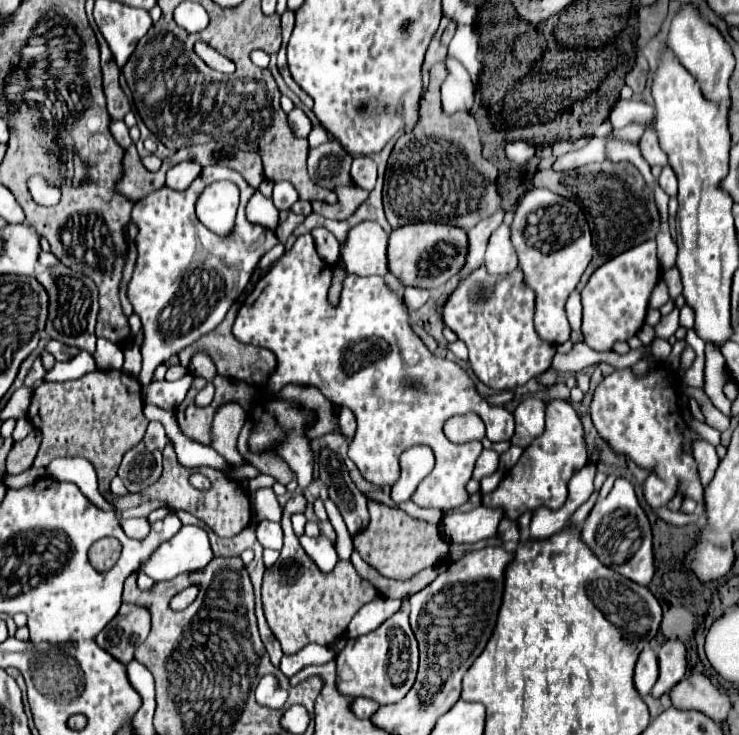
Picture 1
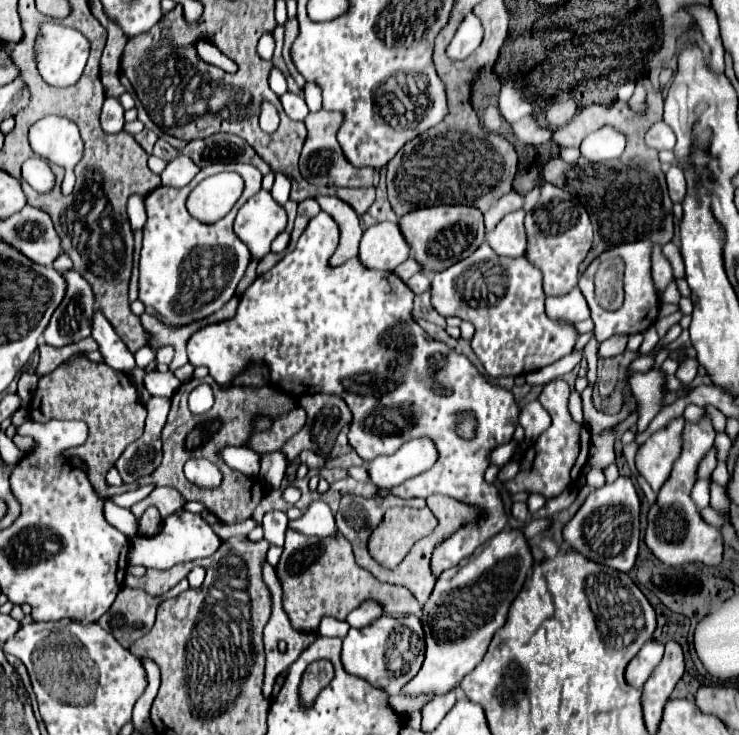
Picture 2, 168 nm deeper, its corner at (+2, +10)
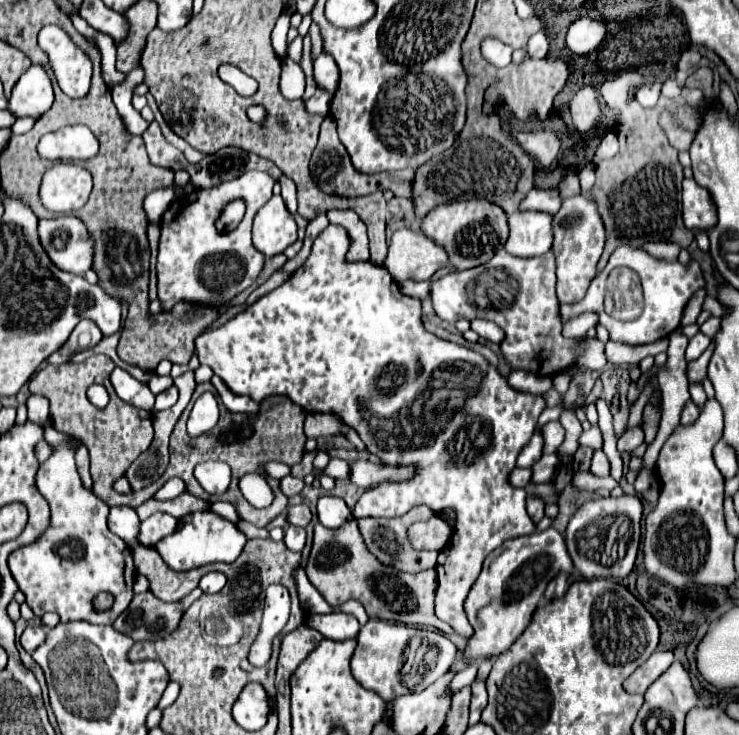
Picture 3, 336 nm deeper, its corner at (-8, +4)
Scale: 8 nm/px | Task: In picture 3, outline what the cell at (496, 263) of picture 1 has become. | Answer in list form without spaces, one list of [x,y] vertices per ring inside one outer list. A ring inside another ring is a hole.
[[[523,210],[509,216],[511,234],[505,250],[513,256],[541,256],[553,244],[553,216],[547,212]]]

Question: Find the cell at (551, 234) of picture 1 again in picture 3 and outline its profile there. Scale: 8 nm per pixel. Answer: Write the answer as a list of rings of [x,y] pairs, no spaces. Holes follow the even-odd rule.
[[[585,196],[565,198],[553,222],[553,252],[557,256],[557,298],[561,304],[583,300],[591,280],[597,274],[597,262],[605,246],[605,228],[597,204]]]

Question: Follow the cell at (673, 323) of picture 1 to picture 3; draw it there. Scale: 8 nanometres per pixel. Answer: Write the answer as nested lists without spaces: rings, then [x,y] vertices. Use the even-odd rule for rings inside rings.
[[[677,330],[669,336],[669,350],[667,350],[667,362],[663,370],[659,370],[659,386],[662,394],[661,424],[657,438],[653,444],[647,446],[643,454],[643,466],[653,468],[657,462],[657,454],[663,446],[663,440],[675,430],[680,423],[681,410],[685,402],[689,400],[689,380],[687,380],[687,360],[685,360],[685,348],[689,340]]]

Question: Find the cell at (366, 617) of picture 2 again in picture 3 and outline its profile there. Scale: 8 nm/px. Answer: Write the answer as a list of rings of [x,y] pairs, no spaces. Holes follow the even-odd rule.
[[[349,600],[347,604],[343,604],[343,606],[341,606],[341,610],[343,610],[343,612],[353,612],[353,614],[359,618],[359,622],[361,622],[361,624],[369,620],[369,618],[367,618],[367,614],[365,614],[363,604],[361,604],[359,600]]]

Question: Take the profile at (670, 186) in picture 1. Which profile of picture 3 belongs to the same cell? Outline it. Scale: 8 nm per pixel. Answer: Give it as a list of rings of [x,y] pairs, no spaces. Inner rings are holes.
[[[693,178],[683,180],[683,224],[709,232],[717,224],[717,210],[711,194]]]

